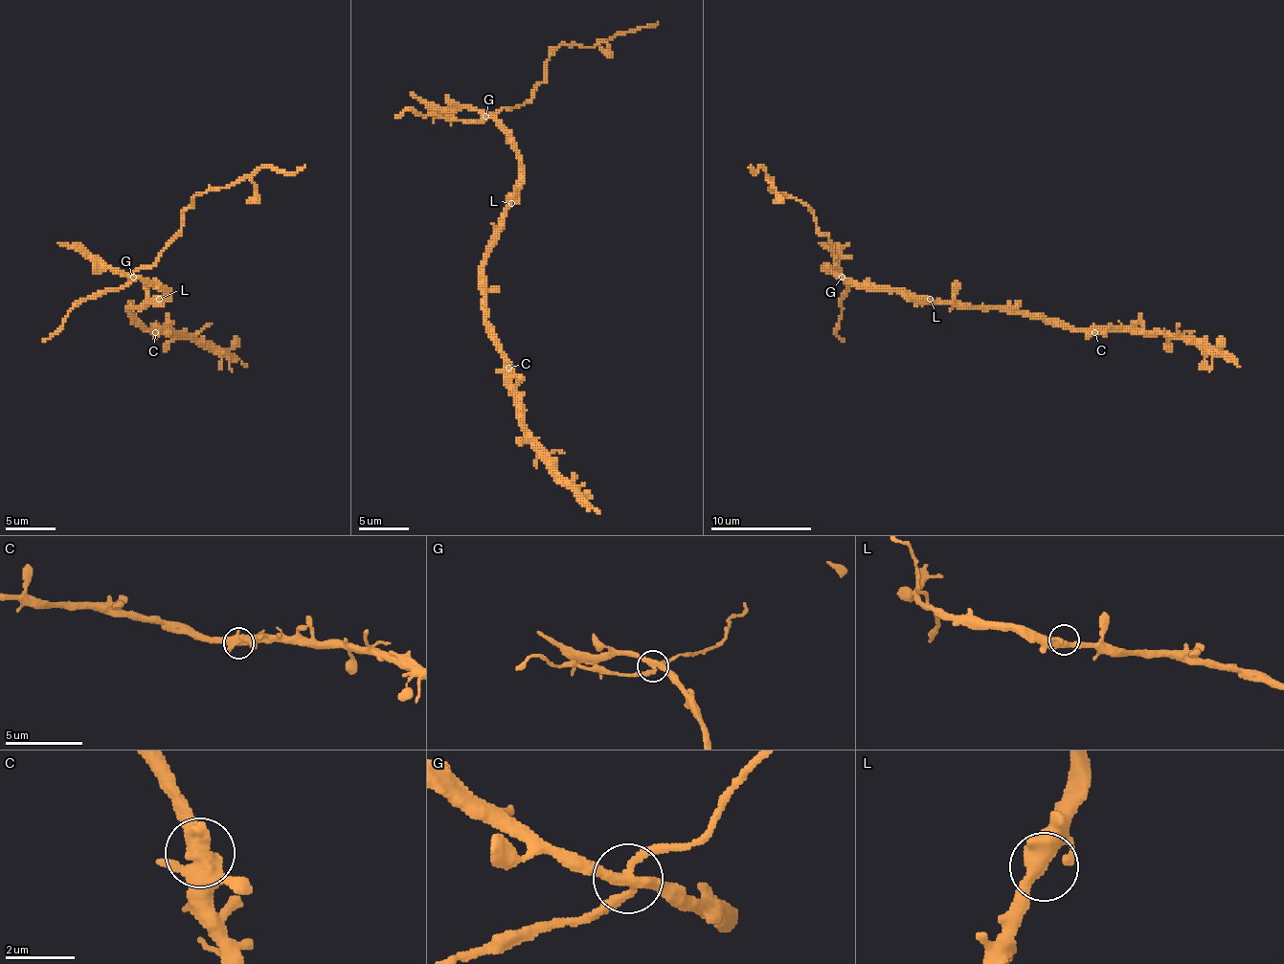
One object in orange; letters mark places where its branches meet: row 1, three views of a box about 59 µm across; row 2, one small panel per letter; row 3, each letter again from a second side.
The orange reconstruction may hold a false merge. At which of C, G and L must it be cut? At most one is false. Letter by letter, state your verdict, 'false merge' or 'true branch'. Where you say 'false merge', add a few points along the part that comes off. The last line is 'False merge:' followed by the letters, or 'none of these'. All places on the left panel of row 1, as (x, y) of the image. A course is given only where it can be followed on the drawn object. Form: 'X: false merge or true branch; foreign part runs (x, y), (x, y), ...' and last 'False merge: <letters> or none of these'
C: true branch
G: false merge; foreign part runs (133, 276), (151, 266), (181, 231), (193, 197), (209, 188), (239, 183), (261, 168), (297, 172), (304, 165)
L: true branch
False merge: G

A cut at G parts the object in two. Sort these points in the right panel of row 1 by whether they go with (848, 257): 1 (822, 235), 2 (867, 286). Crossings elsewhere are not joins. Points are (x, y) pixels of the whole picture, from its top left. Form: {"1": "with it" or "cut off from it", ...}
{"1": "cut off from it", "2": "with it"}

